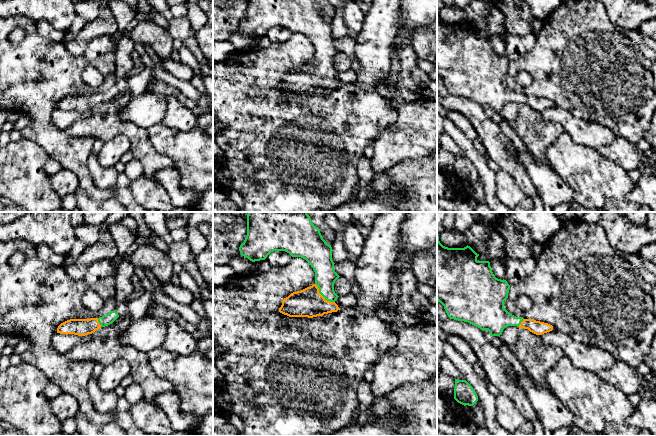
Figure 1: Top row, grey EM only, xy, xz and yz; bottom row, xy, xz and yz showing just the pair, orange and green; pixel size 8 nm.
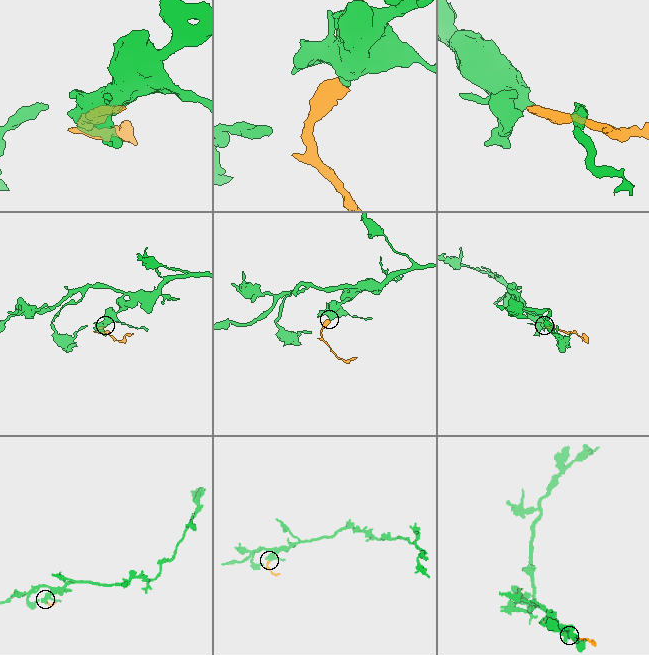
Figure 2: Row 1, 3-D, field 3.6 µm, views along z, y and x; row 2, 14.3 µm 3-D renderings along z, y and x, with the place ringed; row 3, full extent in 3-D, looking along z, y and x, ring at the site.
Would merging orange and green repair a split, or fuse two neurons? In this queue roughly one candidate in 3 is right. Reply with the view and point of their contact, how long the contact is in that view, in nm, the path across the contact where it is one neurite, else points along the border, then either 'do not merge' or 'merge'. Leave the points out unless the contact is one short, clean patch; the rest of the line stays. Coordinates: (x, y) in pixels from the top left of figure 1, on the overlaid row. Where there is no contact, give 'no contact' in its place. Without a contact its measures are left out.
meets orange in xz at (321, 295); contact 220 nm long; runs through xz (308, 302), (315, 301), (321, 295), (325, 276); merge

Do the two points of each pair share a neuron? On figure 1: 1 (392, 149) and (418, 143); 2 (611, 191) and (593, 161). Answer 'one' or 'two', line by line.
1: one
2: one

